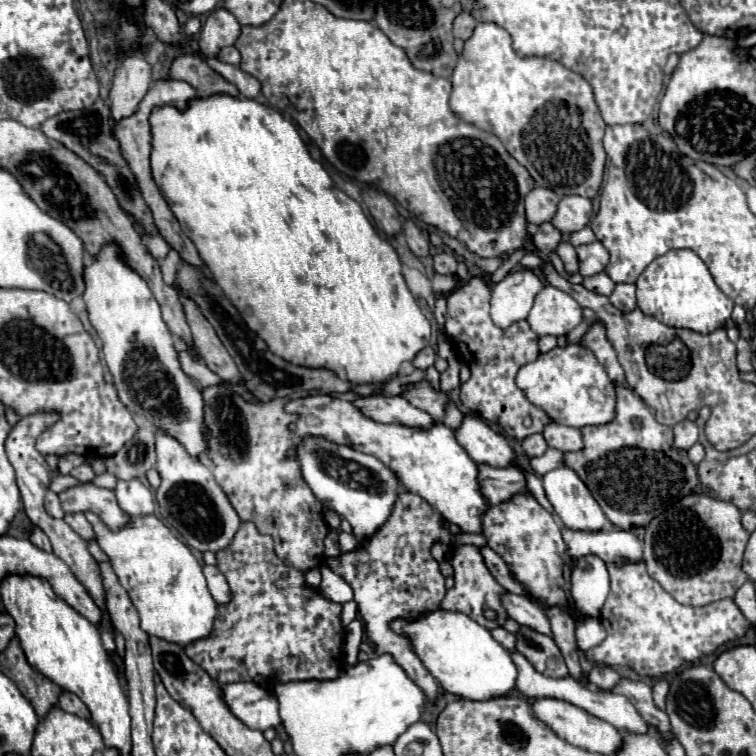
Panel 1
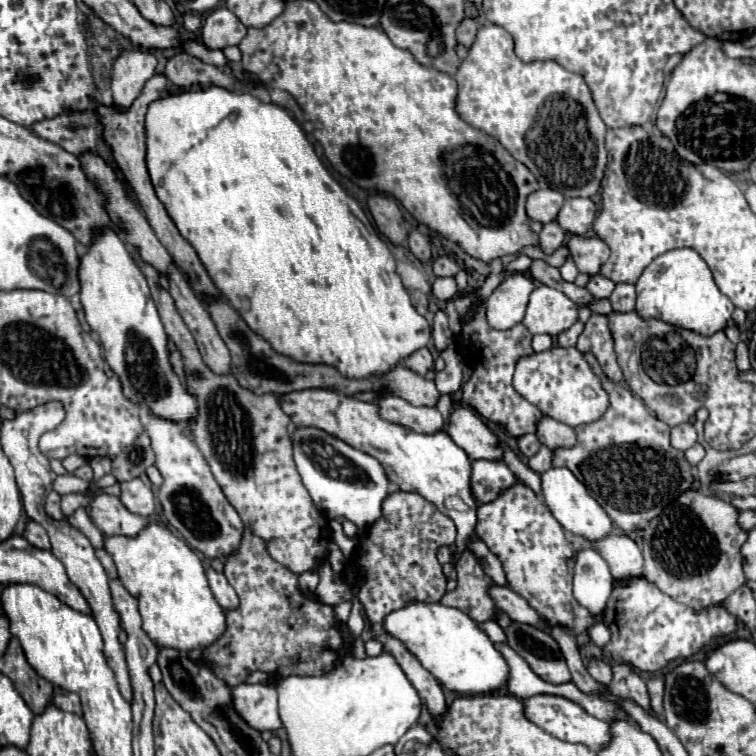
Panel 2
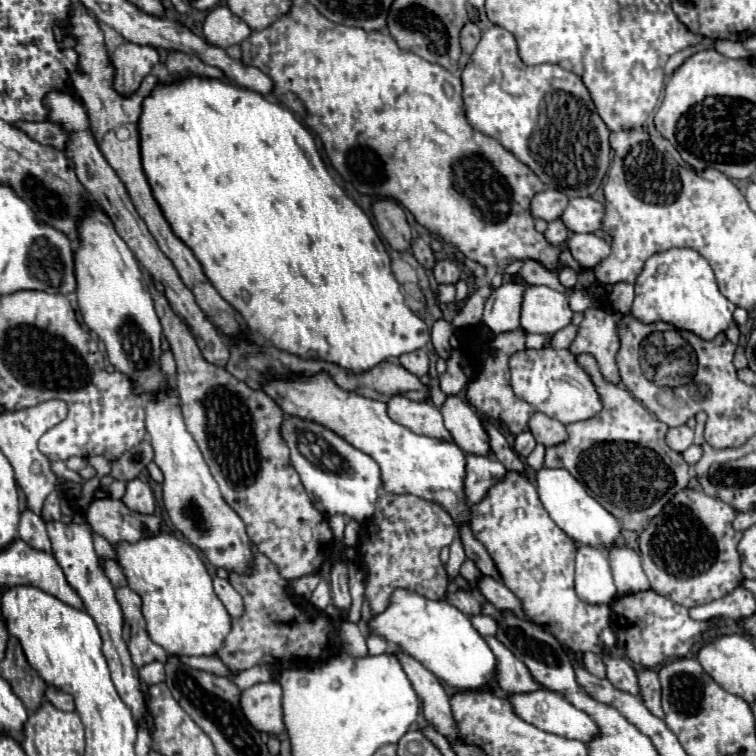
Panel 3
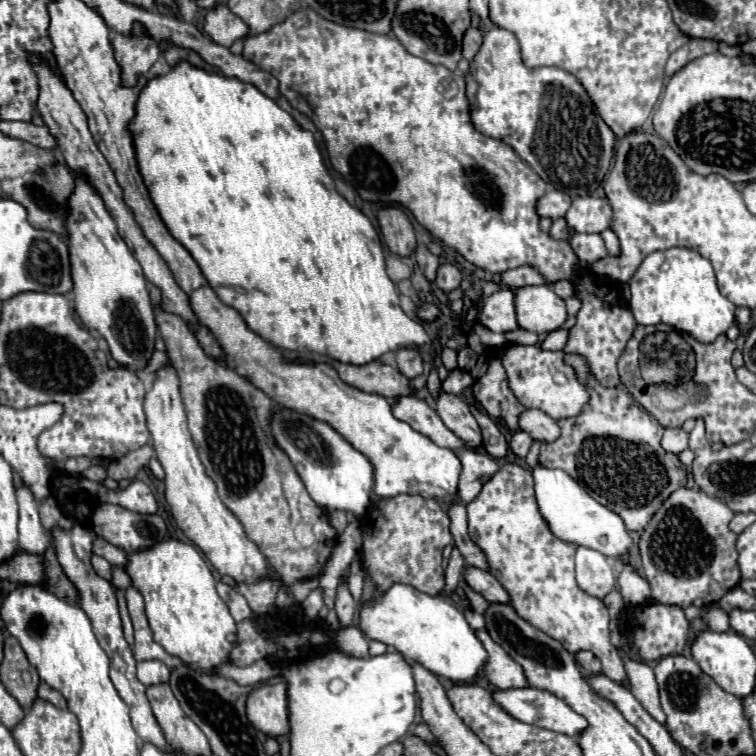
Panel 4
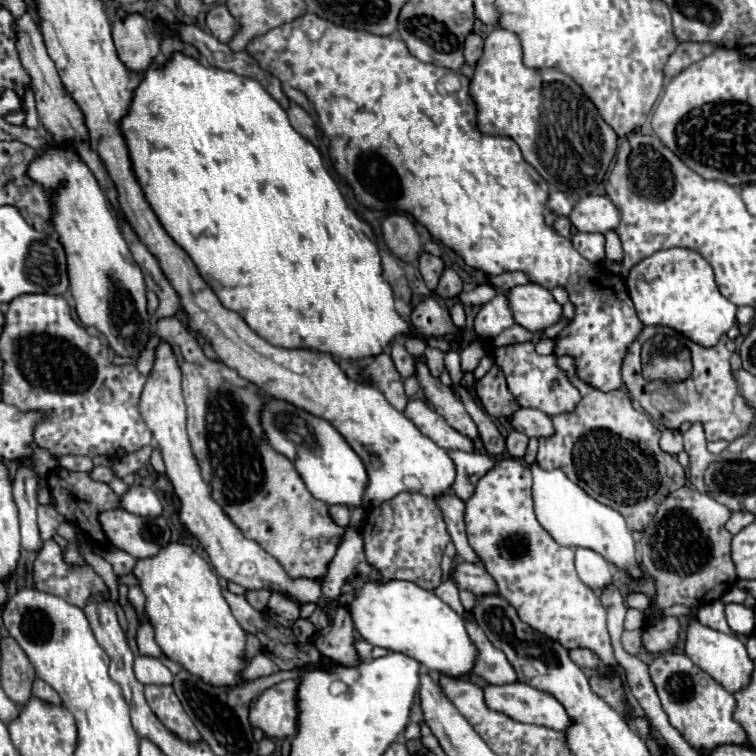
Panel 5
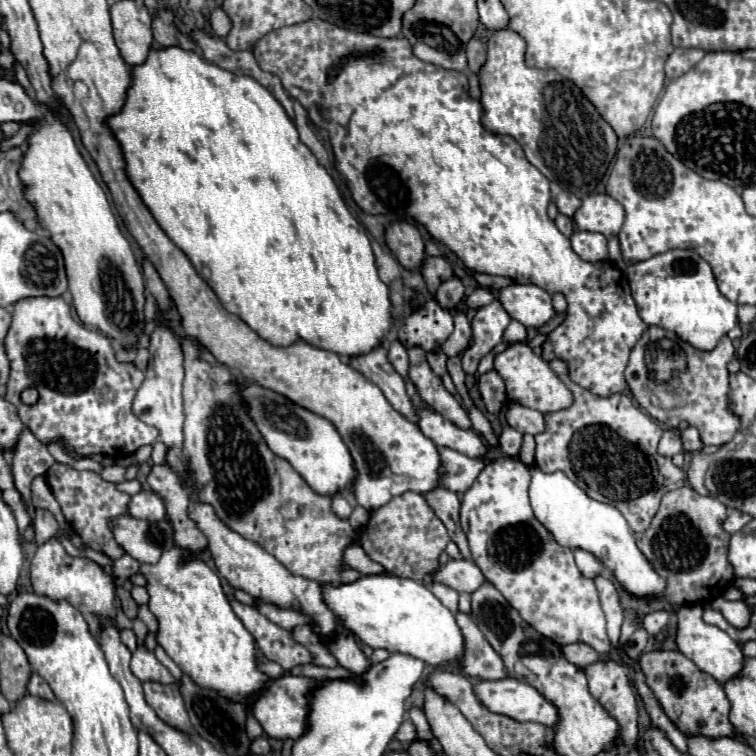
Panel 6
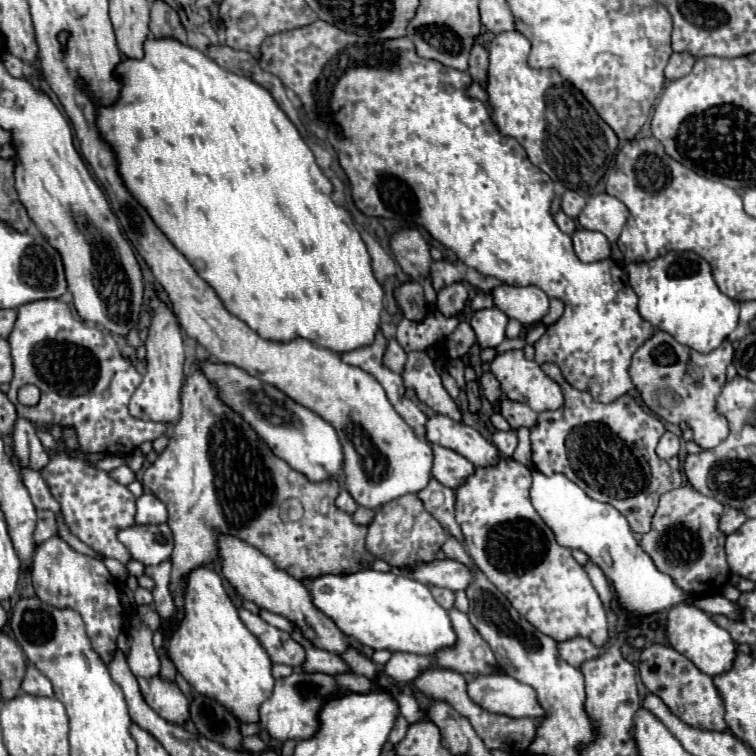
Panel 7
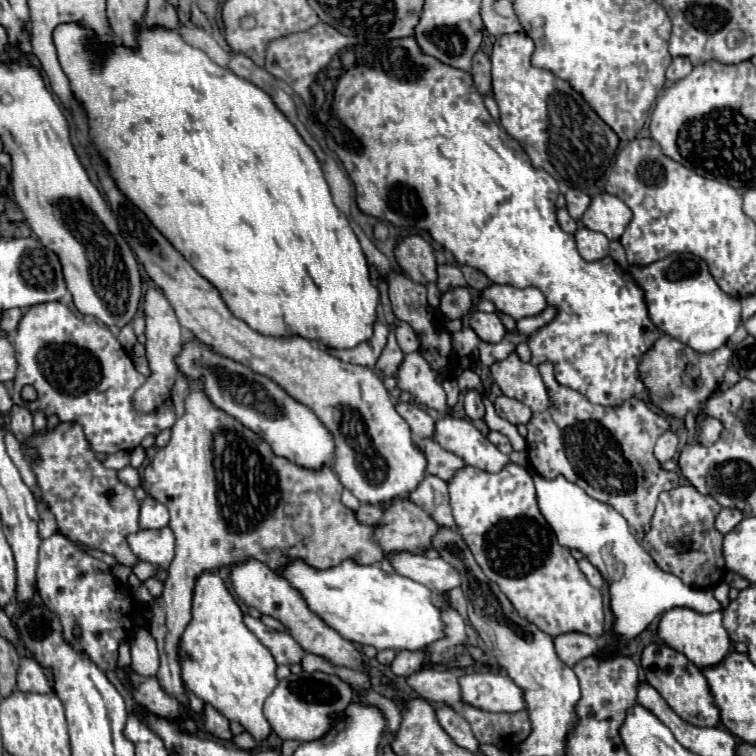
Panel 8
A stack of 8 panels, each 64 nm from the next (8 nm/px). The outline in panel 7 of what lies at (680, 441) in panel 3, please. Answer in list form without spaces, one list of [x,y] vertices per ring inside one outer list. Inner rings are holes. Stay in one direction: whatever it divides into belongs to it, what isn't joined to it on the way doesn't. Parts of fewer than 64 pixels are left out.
[[[664,432],[658,446],[656,446],[656,454],[662,458],[662,460],[668,460],[672,456],[676,456],[680,450],[680,440],[676,434],[672,432]]]

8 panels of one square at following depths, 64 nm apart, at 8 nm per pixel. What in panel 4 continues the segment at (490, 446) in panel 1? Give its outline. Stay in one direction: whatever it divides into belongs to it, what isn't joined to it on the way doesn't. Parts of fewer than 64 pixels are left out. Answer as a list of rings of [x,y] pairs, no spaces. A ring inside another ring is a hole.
[[[440,388],[440,394],[436,398],[436,412],[440,414],[442,422],[466,442],[468,448],[476,448],[482,444],[480,426],[470,414],[468,404],[460,396],[448,394]]]

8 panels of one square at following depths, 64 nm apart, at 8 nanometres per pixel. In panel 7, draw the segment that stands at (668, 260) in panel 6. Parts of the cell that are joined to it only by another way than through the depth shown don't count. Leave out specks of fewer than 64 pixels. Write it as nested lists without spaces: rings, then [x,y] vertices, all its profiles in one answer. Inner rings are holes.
[[[668,252],[652,262],[632,262],[626,266],[630,286],[638,294],[640,314],[654,328],[672,334],[680,344],[698,352],[712,352],[738,326],[740,304],[724,296],[710,272],[710,264],[694,252]]]

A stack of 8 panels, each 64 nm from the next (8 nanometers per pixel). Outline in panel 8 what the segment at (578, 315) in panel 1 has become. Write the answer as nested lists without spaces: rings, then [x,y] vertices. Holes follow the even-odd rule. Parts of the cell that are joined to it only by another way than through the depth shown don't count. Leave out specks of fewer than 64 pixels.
[[[490,284],[480,294],[490,300],[498,312],[510,314],[514,320],[536,316],[546,308],[546,298],[538,288],[514,288],[510,284]]]

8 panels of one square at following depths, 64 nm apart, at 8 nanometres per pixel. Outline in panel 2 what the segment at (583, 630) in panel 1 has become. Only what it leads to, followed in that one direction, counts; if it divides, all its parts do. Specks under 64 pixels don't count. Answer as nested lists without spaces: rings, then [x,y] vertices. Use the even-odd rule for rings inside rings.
[[[596,624],[596,626],[592,626],[592,628],[588,630],[588,634],[590,634],[590,640],[592,640],[594,644],[598,644],[598,646],[606,646],[608,640],[610,640],[610,630],[608,630],[606,624]]]

